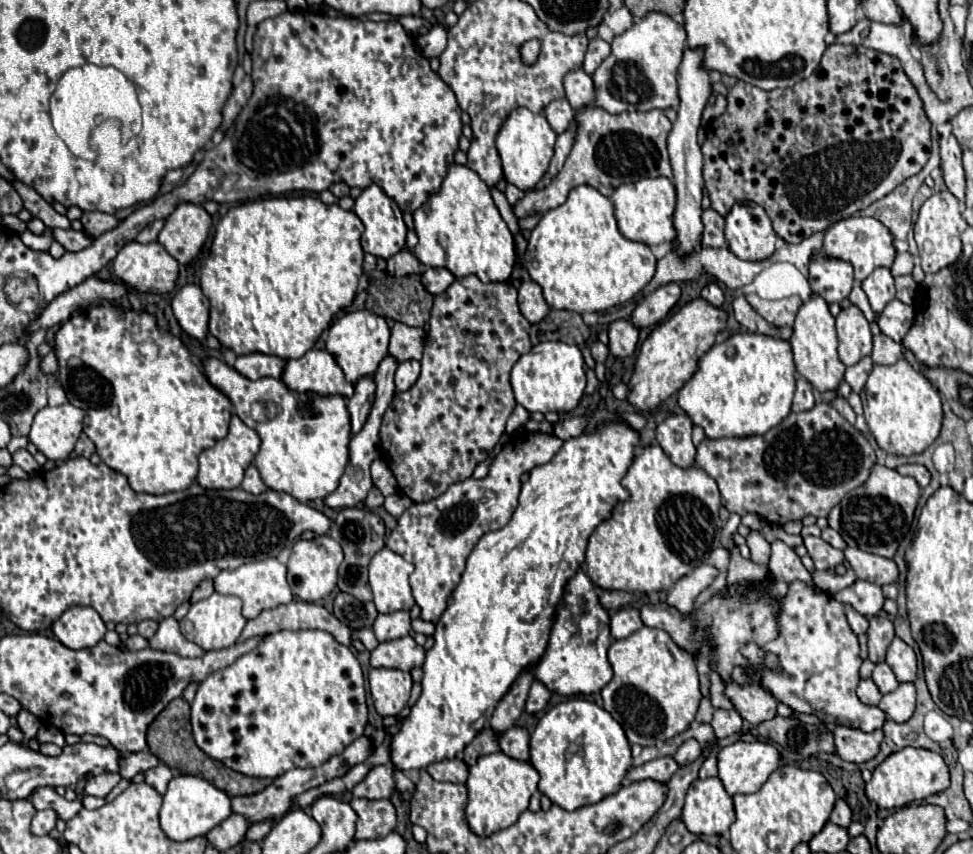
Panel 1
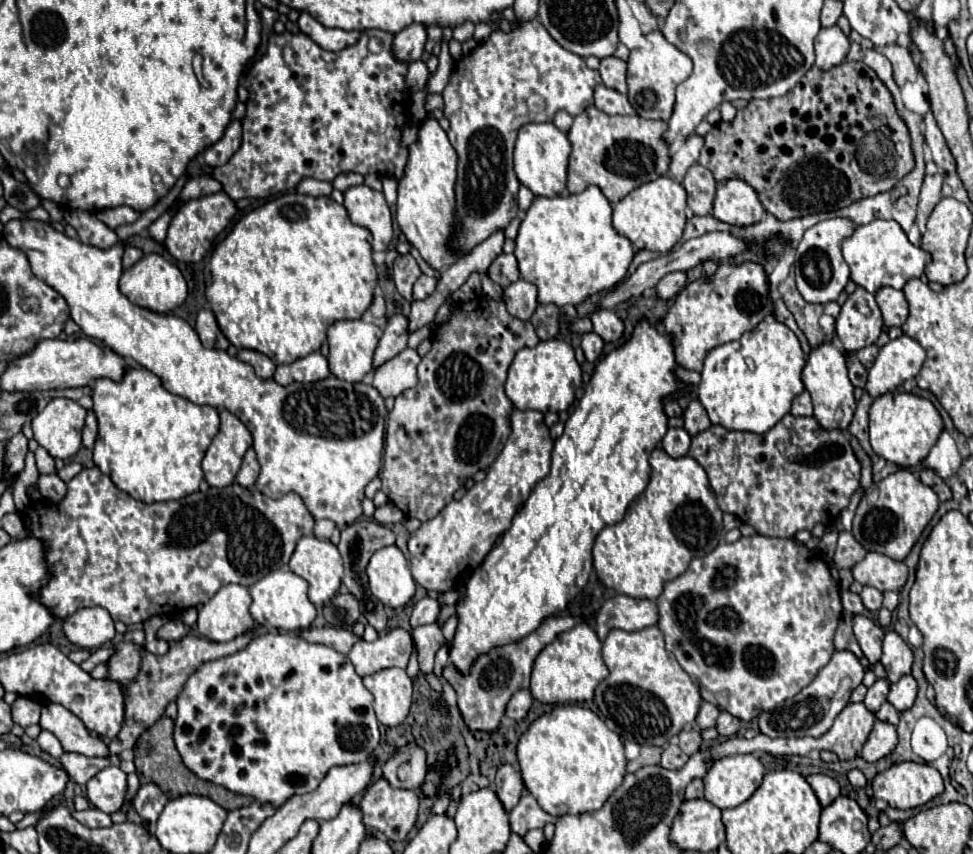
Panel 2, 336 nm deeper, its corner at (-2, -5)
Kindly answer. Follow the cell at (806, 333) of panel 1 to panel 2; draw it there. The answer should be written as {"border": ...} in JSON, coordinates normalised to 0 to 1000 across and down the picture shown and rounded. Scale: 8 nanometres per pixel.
{"border":[[[854,400],[844,403],[831,415],[829,426],[825,431],[825,450],[834,461],[836,489],[842,494],[842,499],[846,499],[848,504],[868,506],[877,492],[881,473],[877,466],[877,450],[873,447],[873,440],[871,440],[868,417]]]}

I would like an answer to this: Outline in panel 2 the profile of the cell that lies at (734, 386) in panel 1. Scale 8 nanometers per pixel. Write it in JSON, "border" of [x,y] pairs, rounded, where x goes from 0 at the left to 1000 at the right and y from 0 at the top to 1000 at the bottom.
{"border":[[[784,375],[760,398],[735,405],[727,415],[720,433],[720,450],[716,452],[716,466],[733,496],[747,504],[782,508],[811,485],[815,466],[827,457],[823,445],[825,429],[827,415],[819,393],[805,377]]]}

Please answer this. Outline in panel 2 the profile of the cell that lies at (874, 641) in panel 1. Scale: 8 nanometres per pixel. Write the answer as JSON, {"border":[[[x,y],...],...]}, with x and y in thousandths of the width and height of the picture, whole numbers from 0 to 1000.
{"border":[[[881,719],[879,726],[877,726],[877,738],[879,738],[879,747],[881,747],[889,770],[895,778],[903,775],[903,770],[905,770],[905,752],[908,752],[908,745],[910,745],[908,735],[901,728],[897,728],[895,724]]]}

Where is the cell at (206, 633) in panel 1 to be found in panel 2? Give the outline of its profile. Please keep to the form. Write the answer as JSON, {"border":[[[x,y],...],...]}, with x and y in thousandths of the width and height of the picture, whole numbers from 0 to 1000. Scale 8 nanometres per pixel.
{"border":[[[246,684],[229,686],[207,714],[202,735],[205,742],[219,752],[235,752],[252,742],[262,728],[256,719],[258,696],[256,689]]]}

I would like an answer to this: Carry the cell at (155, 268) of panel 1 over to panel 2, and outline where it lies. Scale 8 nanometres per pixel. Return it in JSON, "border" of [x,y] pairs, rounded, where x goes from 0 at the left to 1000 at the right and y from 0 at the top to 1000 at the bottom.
{"border":[[[151,297],[139,311],[128,316],[124,323],[122,337],[137,356],[151,361],[155,365],[161,365],[161,368],[172,368],[172,365],[180,363],[192,349],[192,333],[190,333],[188,321],[184,319],[184,314],[178,307],[170,304],[163,297]]]}

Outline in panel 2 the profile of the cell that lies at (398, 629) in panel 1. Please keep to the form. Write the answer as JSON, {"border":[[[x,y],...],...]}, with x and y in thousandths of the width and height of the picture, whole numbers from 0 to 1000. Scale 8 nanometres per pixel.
{"border":[[[437,698],[433,700],[427,710],[424,710],[424,719],[422,719],[422,733],[429,735],[433,731],[443,731],[451,724],[451,714],[453,714],[453,707],[449,700],[443,700],[443,698]]]}

